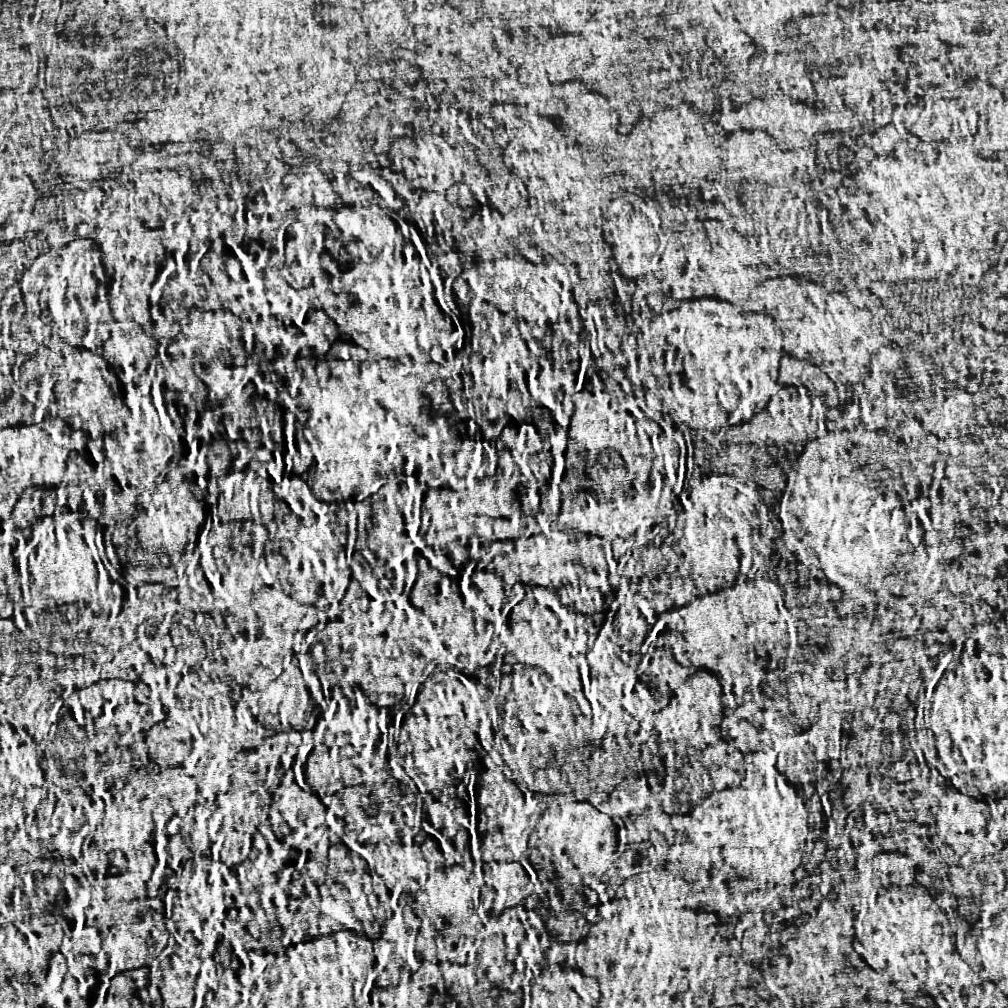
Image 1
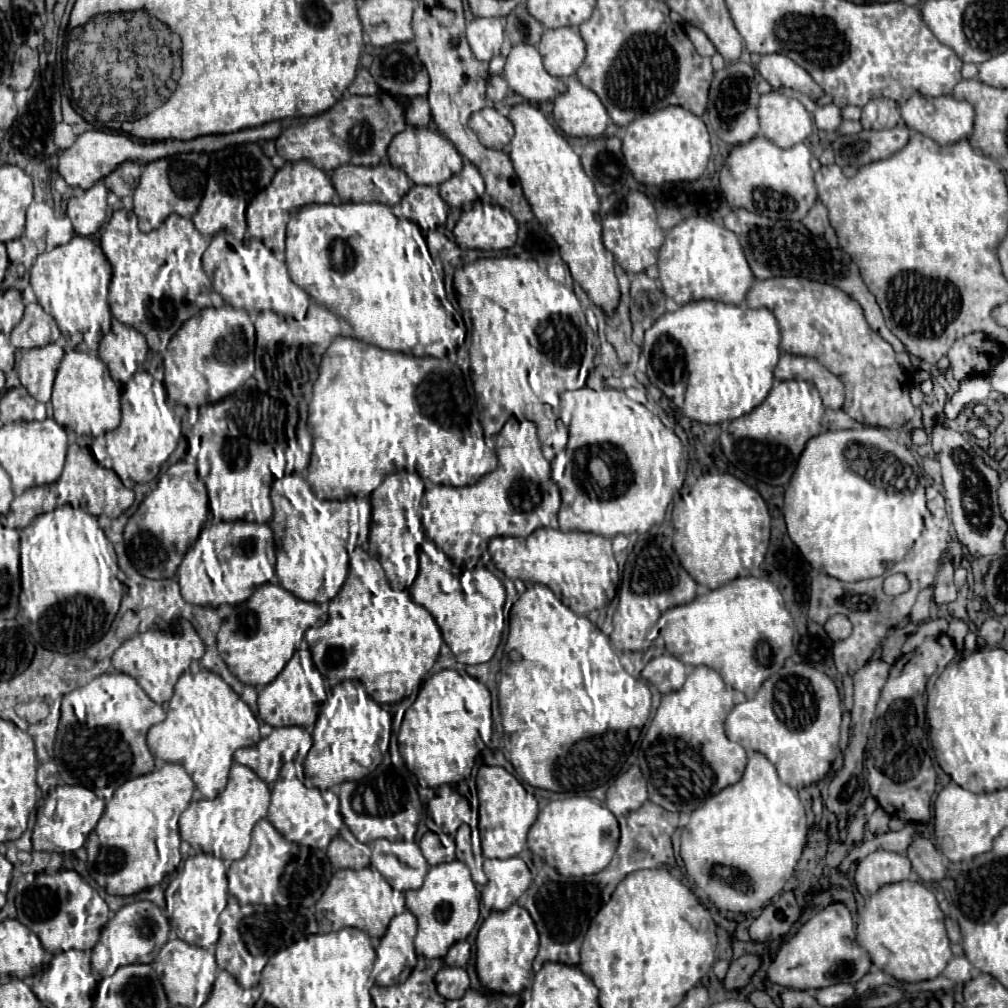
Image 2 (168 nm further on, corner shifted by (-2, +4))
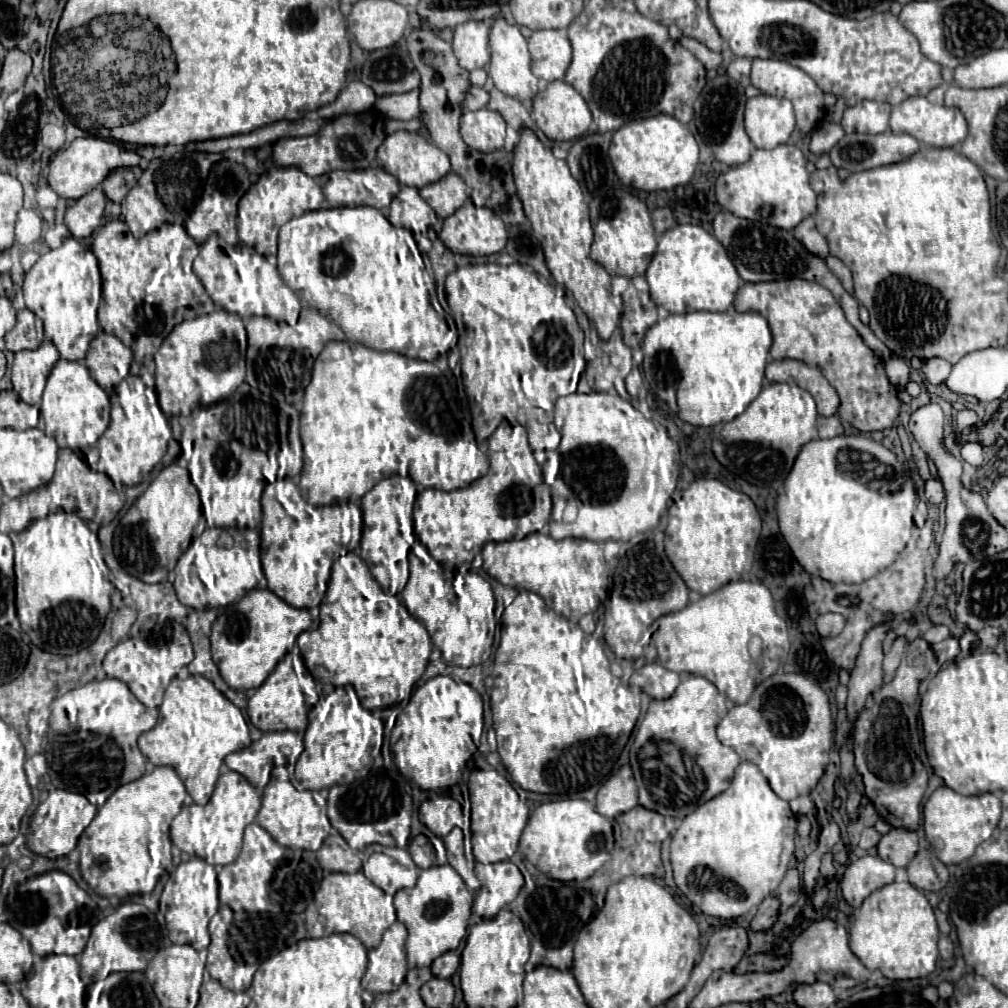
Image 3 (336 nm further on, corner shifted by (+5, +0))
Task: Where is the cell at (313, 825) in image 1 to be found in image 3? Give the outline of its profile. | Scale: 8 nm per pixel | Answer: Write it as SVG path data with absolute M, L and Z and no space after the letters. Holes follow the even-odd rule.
M294 765L275 767L271 773L270 783L264 787L262 795L262 809L258 811L256 823L264 827L280 845L290 849L308 849L318 851L318 847L328 837L332 829L327 817L327 800L320 793L308 790L294 789L291 779Z

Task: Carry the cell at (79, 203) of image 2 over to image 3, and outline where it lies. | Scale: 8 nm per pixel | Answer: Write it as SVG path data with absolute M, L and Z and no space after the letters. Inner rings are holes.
M100 187L92 189L84 197L76 199L66 209L66 215L64 215L64 223L66 223L68 231L72 233L72 237L76 237L76 239L90 237L92 231L102 221L104 205L106 205L106 195Z

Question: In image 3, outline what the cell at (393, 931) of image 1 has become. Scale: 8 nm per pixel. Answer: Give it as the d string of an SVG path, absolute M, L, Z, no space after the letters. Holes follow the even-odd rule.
M396 921L382 937L382 943L376 949L368 951L368 969L362 979L362 987L374 995L390 993L406 977L406 943L408 931Z

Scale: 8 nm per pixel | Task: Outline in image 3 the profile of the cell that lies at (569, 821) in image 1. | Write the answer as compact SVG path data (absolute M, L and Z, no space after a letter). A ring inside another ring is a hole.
M584 799L542 803L530 815L530 821L520 837L522 855L544 875L558 881L588 879L610 859L612 847L612 823L606 817L602 817L592 803Z

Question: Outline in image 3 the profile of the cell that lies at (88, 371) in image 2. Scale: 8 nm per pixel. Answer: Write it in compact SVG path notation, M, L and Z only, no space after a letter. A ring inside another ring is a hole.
M58 359L54 369L48 375L48 383L44 389L42 405L40 405L40 415L46 423L46 435L54 437L60 447L70 447L72 451L84 451L92 447L100 435L108 429L110 425L110 401L106 391L90 377L88 367L82 361L68 361L68 359Z

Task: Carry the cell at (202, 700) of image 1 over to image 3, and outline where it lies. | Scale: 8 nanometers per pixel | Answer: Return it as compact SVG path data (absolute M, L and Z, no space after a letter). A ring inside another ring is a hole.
M202 675L174 679L164 693L164 703L160 705L156 727L138 737L138 747L148 757L148 761L152 765L174 767L190 797L198 805L206 805L218 777L226 771L232 771L226 767L224 757L248 747L250 743L248 723L240 709Z

